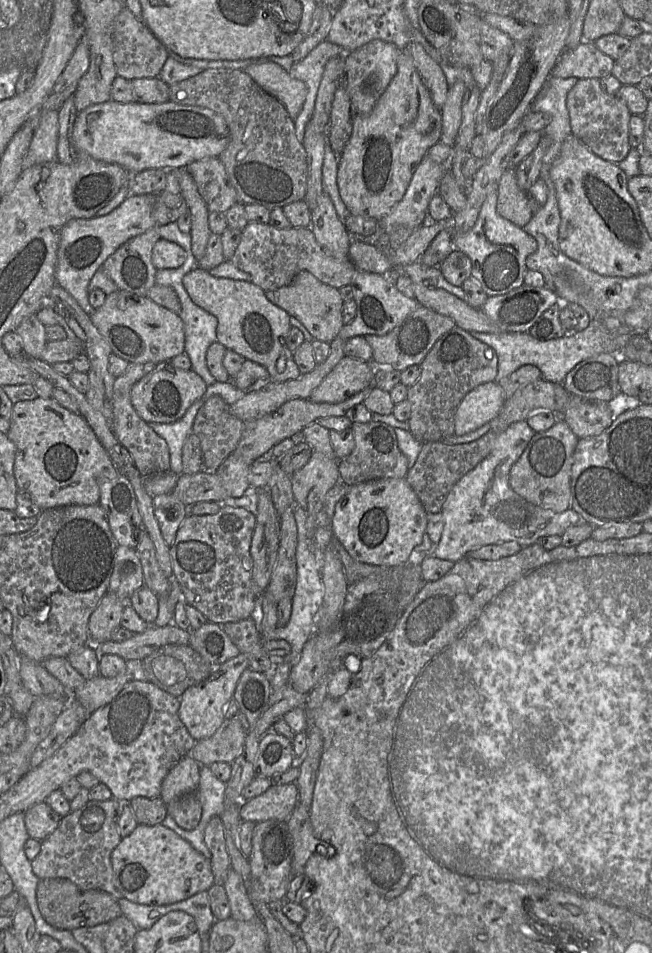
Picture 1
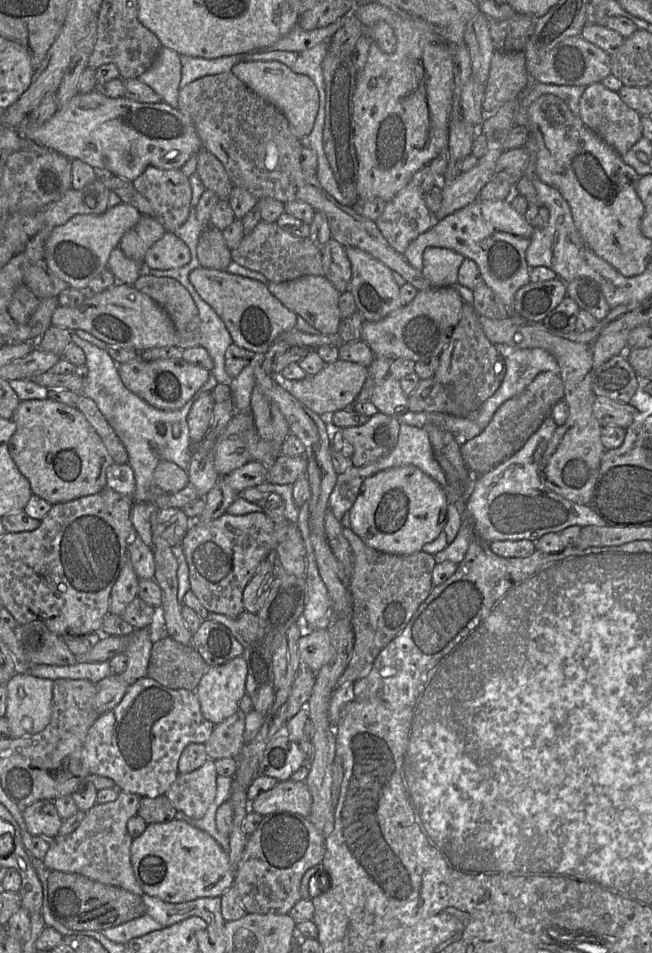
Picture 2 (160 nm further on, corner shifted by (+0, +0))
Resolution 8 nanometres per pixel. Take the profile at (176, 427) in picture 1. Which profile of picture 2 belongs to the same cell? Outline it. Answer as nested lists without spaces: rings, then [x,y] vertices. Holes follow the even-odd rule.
[[[73,331],[70,333],[70,338],[72,343],[83,350],[86,358],[85,365],[88,373],[82,388],[82,395],[95,402],[99,411],[106,418],[127,450],[127,464],[133,469],[135,479],[133,500],[153,503],[155,497],[159,493],[163,493],[155,487],[153,482],[154,469],[161,460],[171,461],[183,470],[188,470],[192,453],[192,442],[187,424],[188,413],[200,395],[205,392],[211,392],[218,382],[210,374],[206,383],[196,391],[193,397],[182,408],[174,411],[161,410],[148,404],[125,387],[120,379],[117,363],[106,350],[102,350],[90,342],[82,340]],[[175,423],[179,423],[181,428],[178,437],[174,437],[172,433],[172,427]],[[158,424],[166,426],[165,434],[161,435],[158,433]]]

